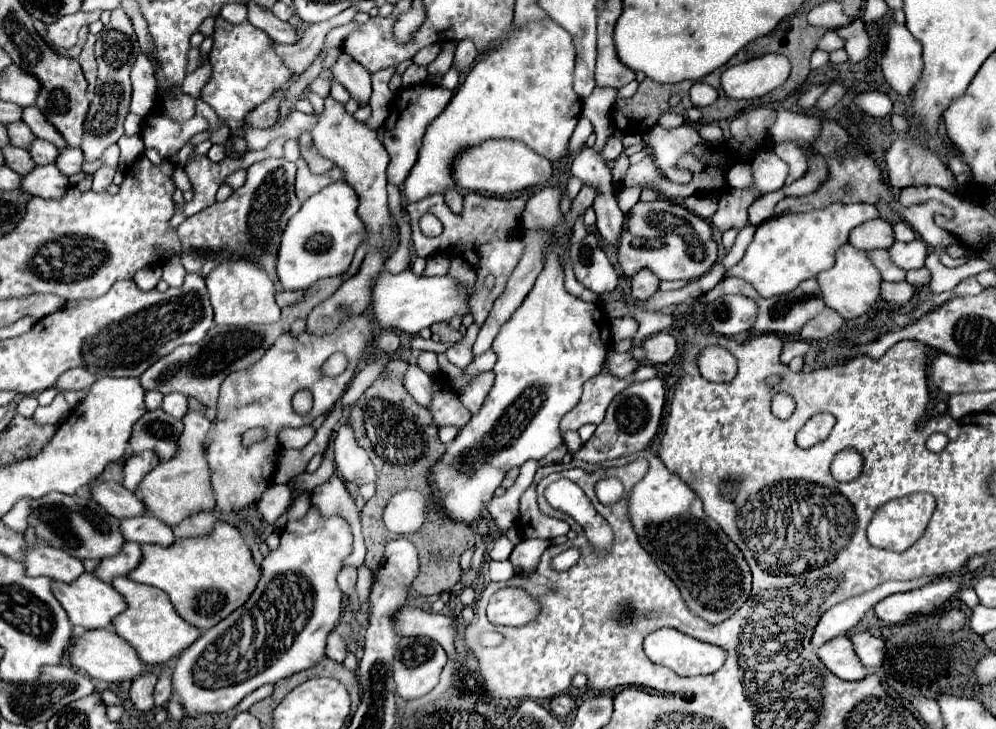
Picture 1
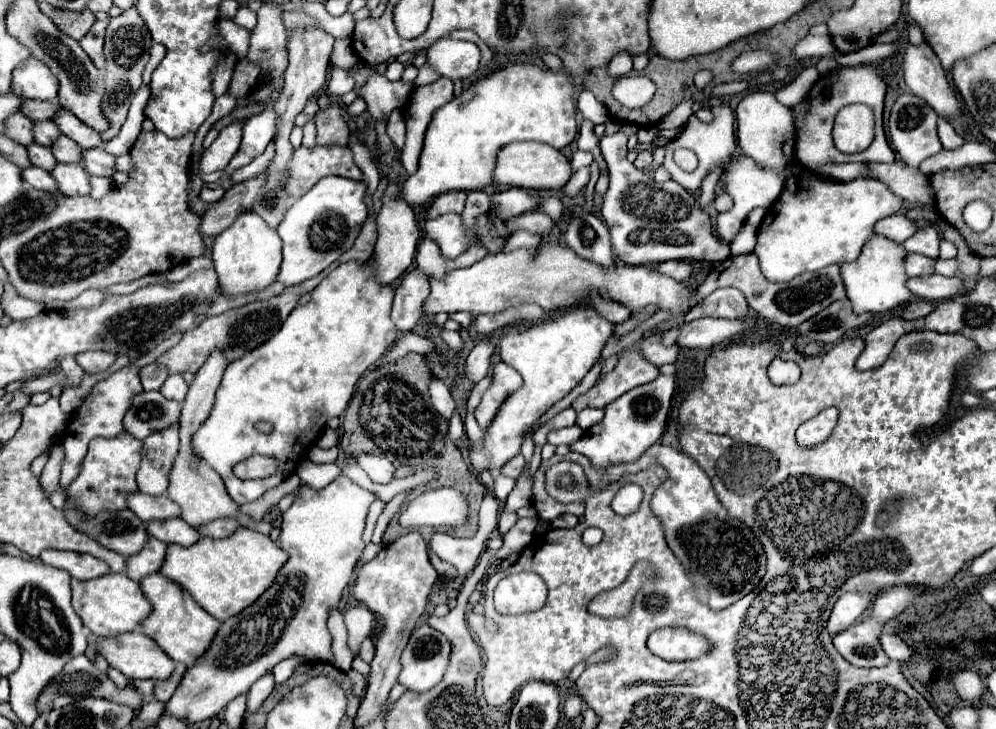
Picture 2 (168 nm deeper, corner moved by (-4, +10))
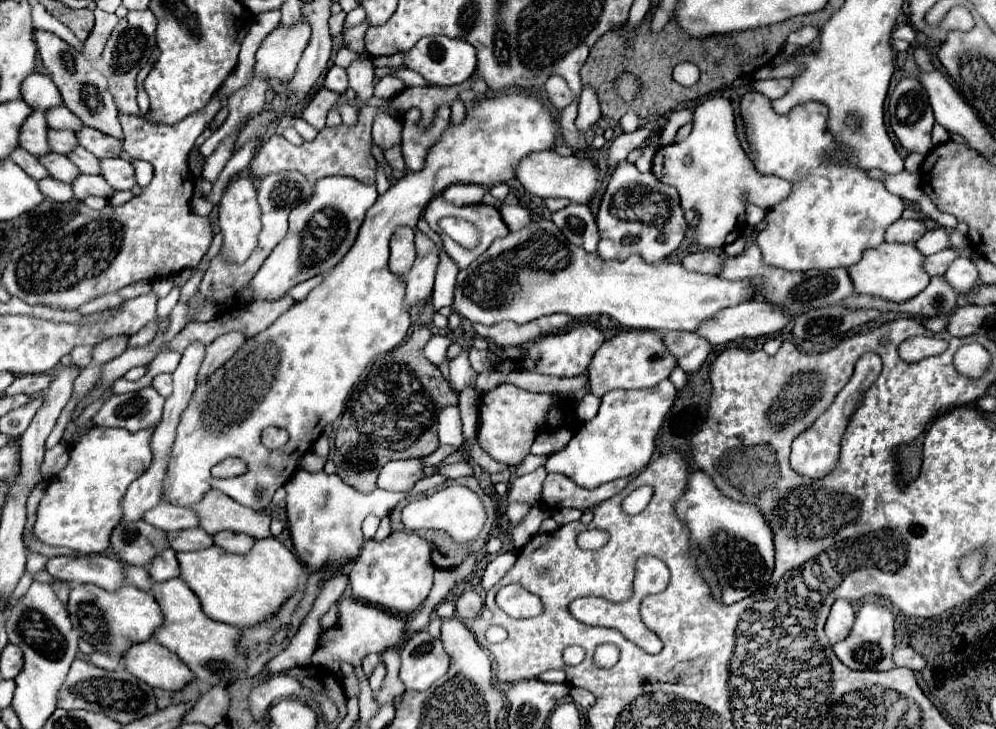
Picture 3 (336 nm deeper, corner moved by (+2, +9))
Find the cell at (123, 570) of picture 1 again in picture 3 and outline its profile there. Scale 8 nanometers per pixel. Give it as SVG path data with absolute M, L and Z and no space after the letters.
M168 549L162 555L158 555L152 563L150 563L150 575L156 583L174 579L180 575L180 567L178 567L178 559L176 559L176 551Z

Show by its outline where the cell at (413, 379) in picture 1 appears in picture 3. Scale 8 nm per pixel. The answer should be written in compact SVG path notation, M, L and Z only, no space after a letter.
M446 407L442 409L438 417L438 437L442 445L450 445L454 449L464 445L464 435L462 435L462 421L460 421L460 411L458 407Z

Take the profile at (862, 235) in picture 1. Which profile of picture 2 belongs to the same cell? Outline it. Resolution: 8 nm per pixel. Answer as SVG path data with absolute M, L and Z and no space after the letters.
M892 214L892 216L876 222L876 234L886 236L888 240L892 240L896 244L902 244L914 232L916 232L916 224L902 214Z

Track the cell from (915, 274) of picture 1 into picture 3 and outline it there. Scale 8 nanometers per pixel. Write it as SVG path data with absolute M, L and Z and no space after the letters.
M966 257L956 259L956 261L948 267L946 279L950 281L950 285L952 285L960 295L966 295L966 293L974 291L974 287L980 285L978 269L976 269L976 265L974 265L970 259L966 259Z

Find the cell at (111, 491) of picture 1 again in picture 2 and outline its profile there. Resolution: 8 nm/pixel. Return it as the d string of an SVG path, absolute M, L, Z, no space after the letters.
M132 492L126 498L128 508L142 518L142 522L148 520L166 520L166 518L176 518L180 516L180 508L168 498L168 496L148 496L148 494L140 494L140 492Z

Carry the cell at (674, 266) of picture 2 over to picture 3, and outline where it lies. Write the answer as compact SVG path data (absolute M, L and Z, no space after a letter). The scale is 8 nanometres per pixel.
M698 251L682 259L682 265L688 271L698 271L698 273L720 273L724 263L726 263L724 255L716 251Z

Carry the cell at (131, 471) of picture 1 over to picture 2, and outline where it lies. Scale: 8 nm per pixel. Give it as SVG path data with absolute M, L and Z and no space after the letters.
M178 426L162 432L152 432L144 440L142 462L136 474L138 490L150 496L164 494L168 488L168 470L178 452Z

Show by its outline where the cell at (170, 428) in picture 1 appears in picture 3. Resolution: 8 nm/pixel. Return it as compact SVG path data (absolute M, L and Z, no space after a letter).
M144 387L136 393L112 395L104 401L92 421L100 427L122 427L134 433L158 423L162 407L164 397L154 387Z

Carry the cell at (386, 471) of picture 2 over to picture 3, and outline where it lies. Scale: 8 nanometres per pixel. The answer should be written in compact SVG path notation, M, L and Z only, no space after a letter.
M406 459L406 461L392 461L380 469L378 487L386 491L410 491L416 481L424 477L424 463L422 459Z

